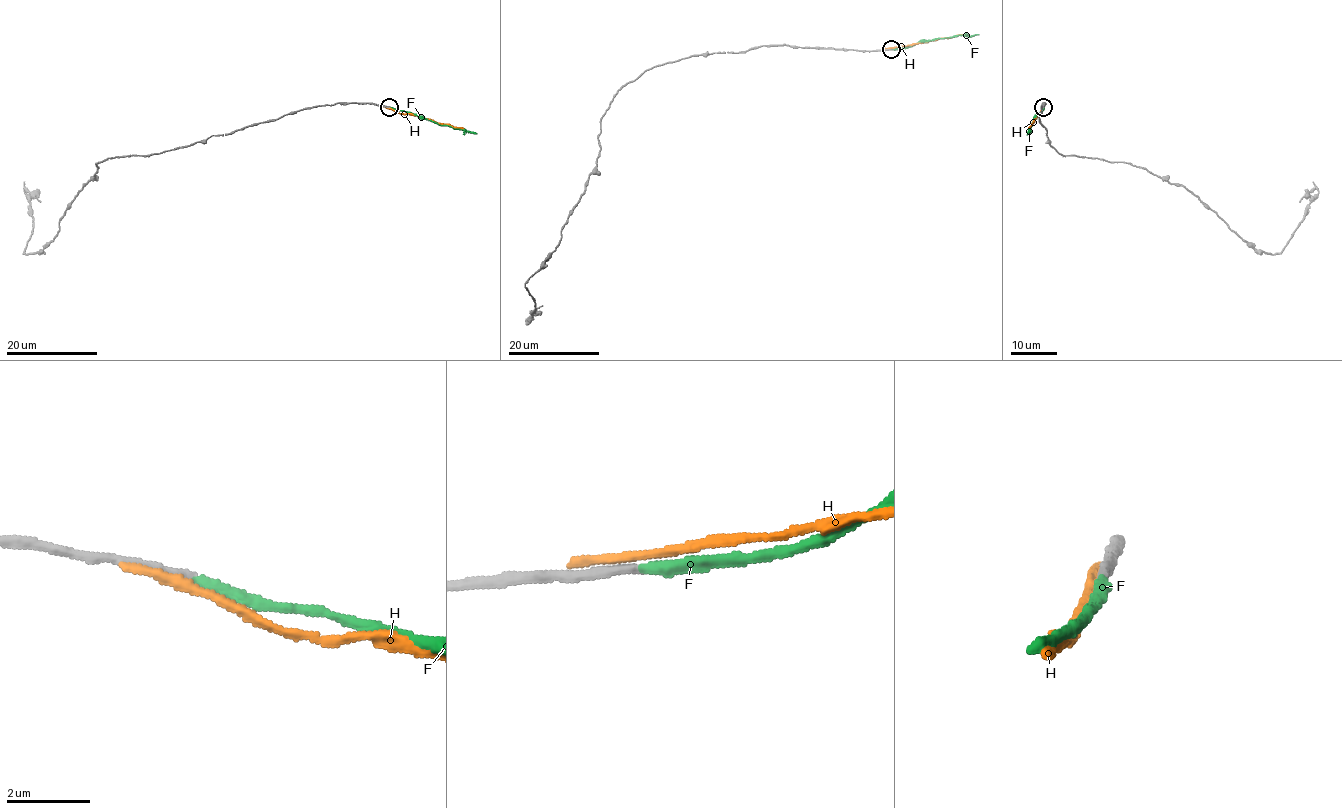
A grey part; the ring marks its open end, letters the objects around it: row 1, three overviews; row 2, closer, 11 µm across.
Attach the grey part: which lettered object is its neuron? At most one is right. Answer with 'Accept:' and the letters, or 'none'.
Accept: F

